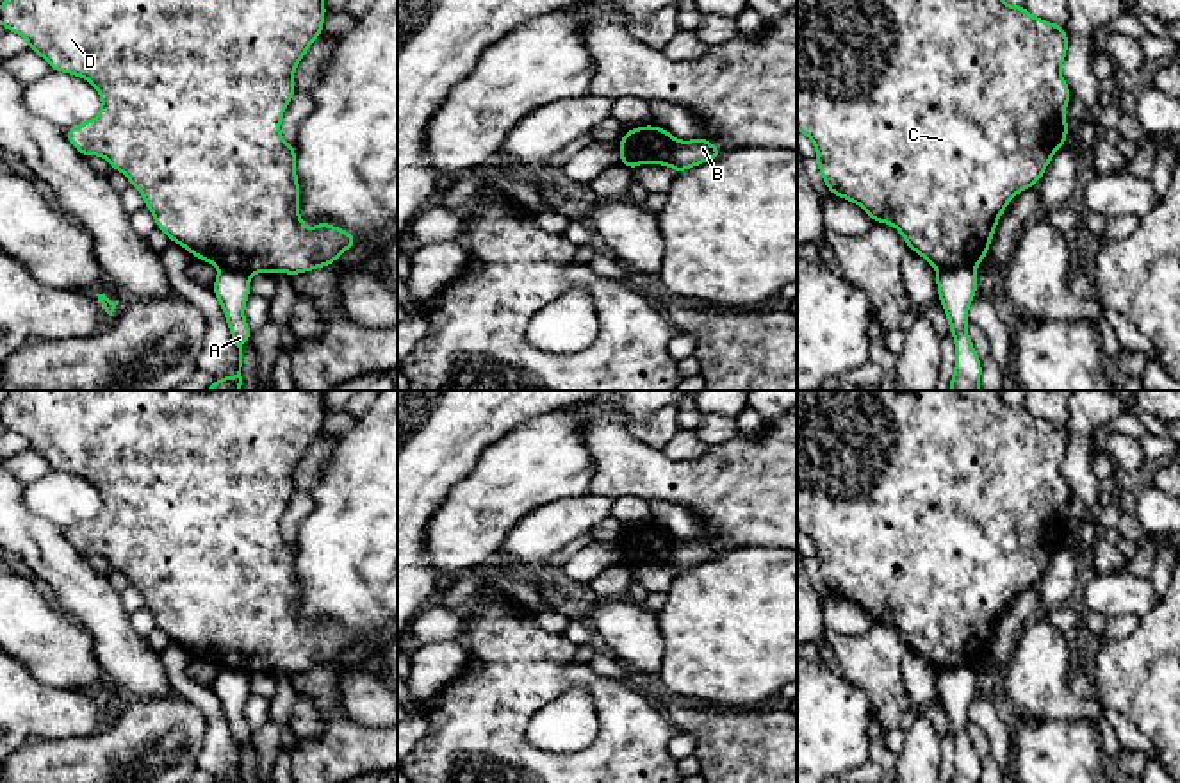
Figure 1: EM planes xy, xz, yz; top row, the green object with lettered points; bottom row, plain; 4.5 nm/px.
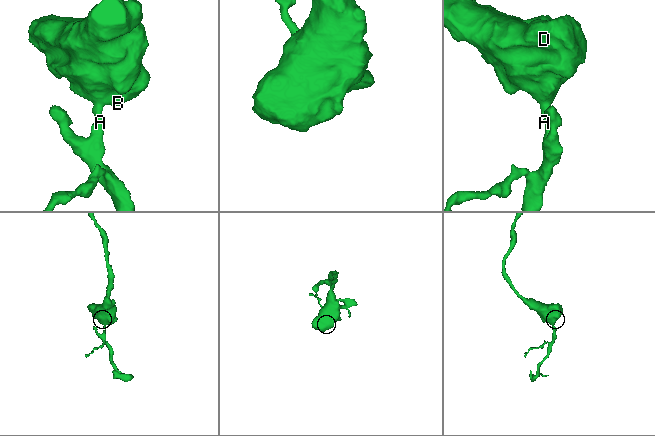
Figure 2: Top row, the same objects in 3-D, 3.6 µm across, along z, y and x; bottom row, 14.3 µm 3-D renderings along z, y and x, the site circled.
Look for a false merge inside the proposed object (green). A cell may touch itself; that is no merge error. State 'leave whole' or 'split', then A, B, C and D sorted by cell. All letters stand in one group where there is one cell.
split; A / B C D

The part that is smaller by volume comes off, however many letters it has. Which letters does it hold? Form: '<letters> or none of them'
A

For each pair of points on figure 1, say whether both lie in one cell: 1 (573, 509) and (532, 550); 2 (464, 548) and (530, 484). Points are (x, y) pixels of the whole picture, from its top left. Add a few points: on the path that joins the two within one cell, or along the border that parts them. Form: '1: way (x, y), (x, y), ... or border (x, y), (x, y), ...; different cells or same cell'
1: way (562, 519), (542, 539); same cell
2: way (471, 525), (473, 509), (489, 503), (507, 487); same cell

